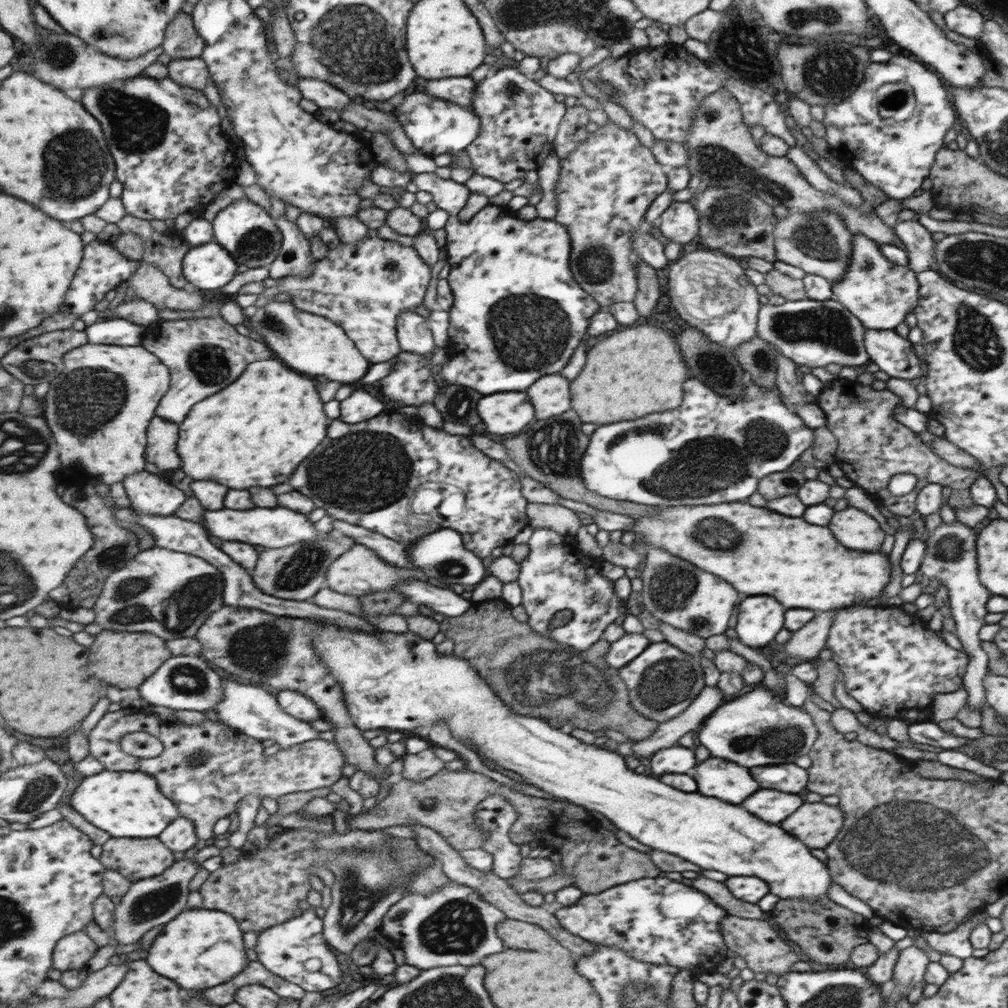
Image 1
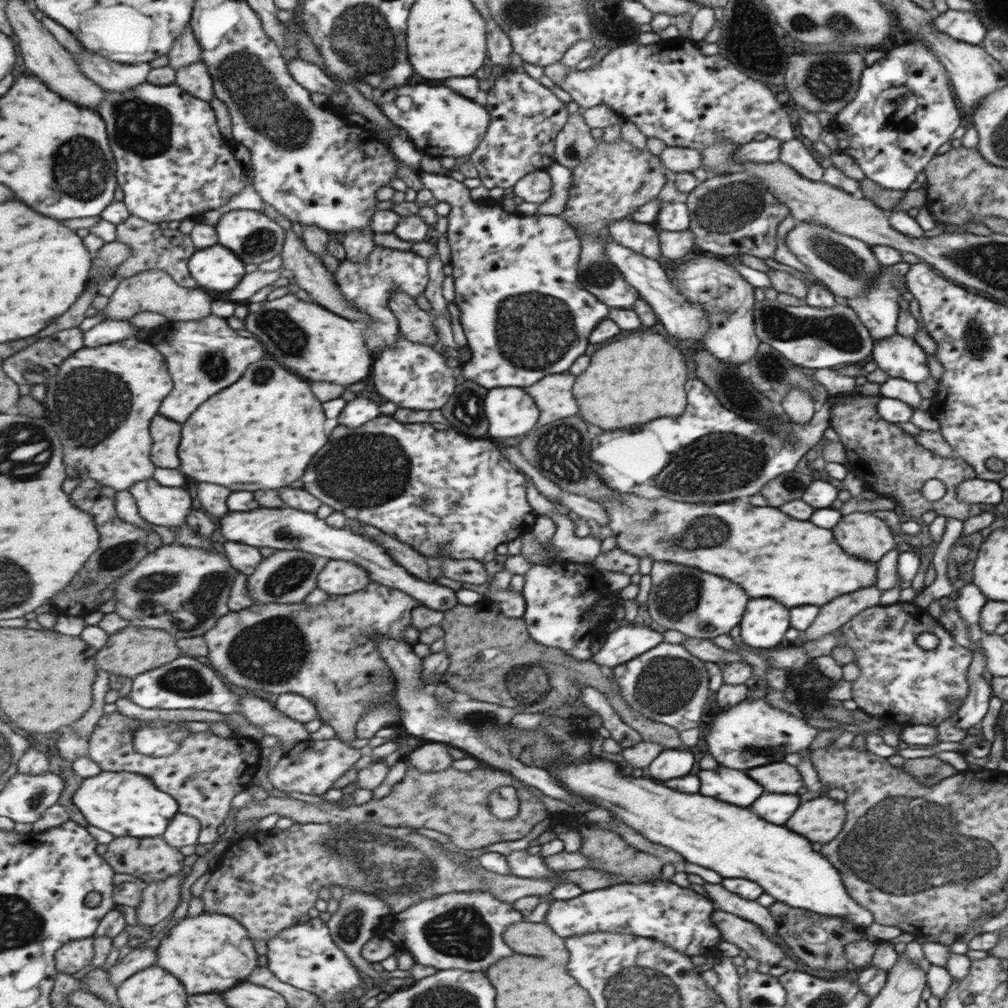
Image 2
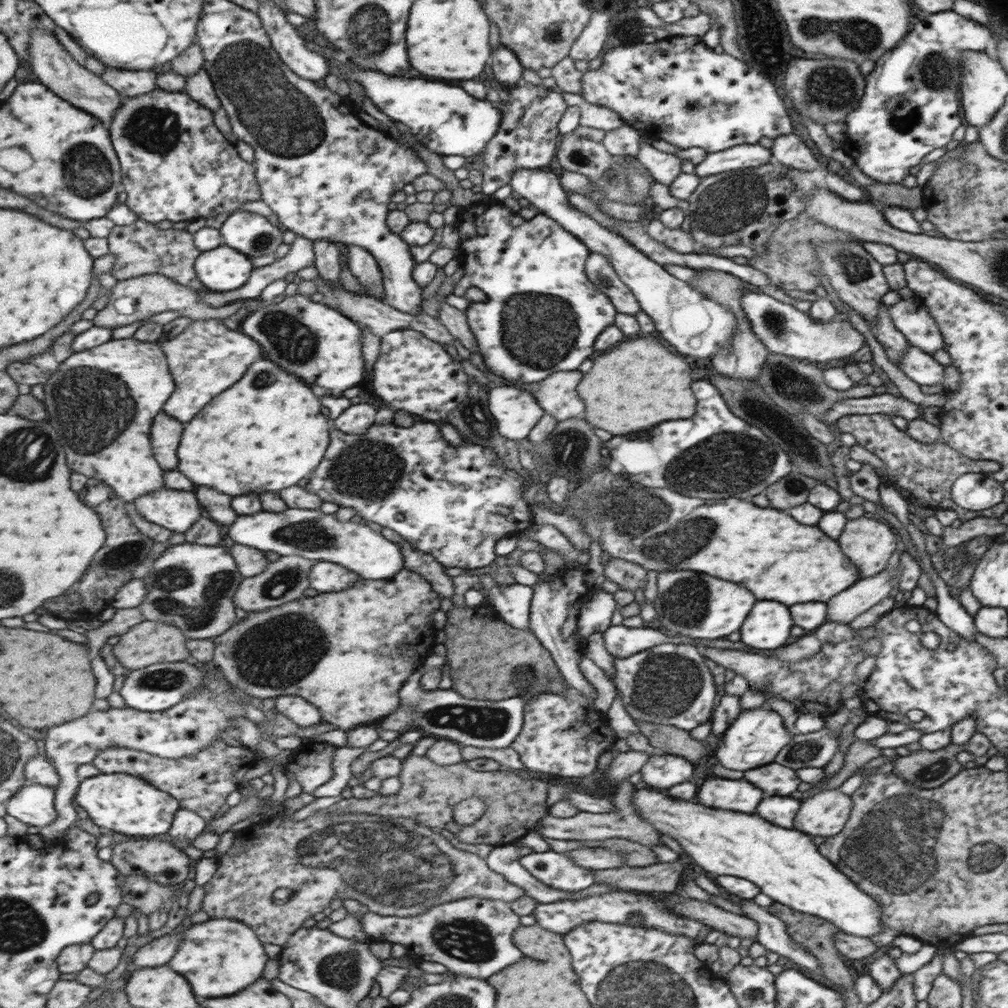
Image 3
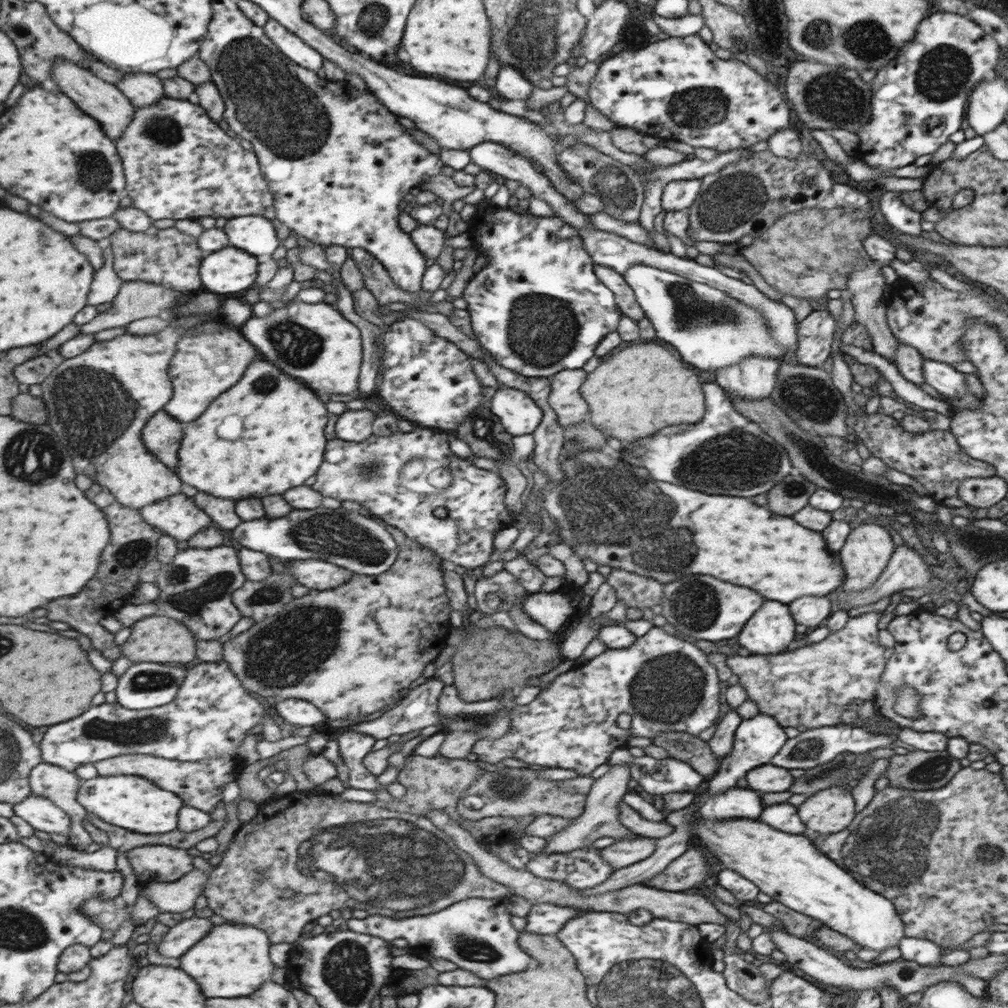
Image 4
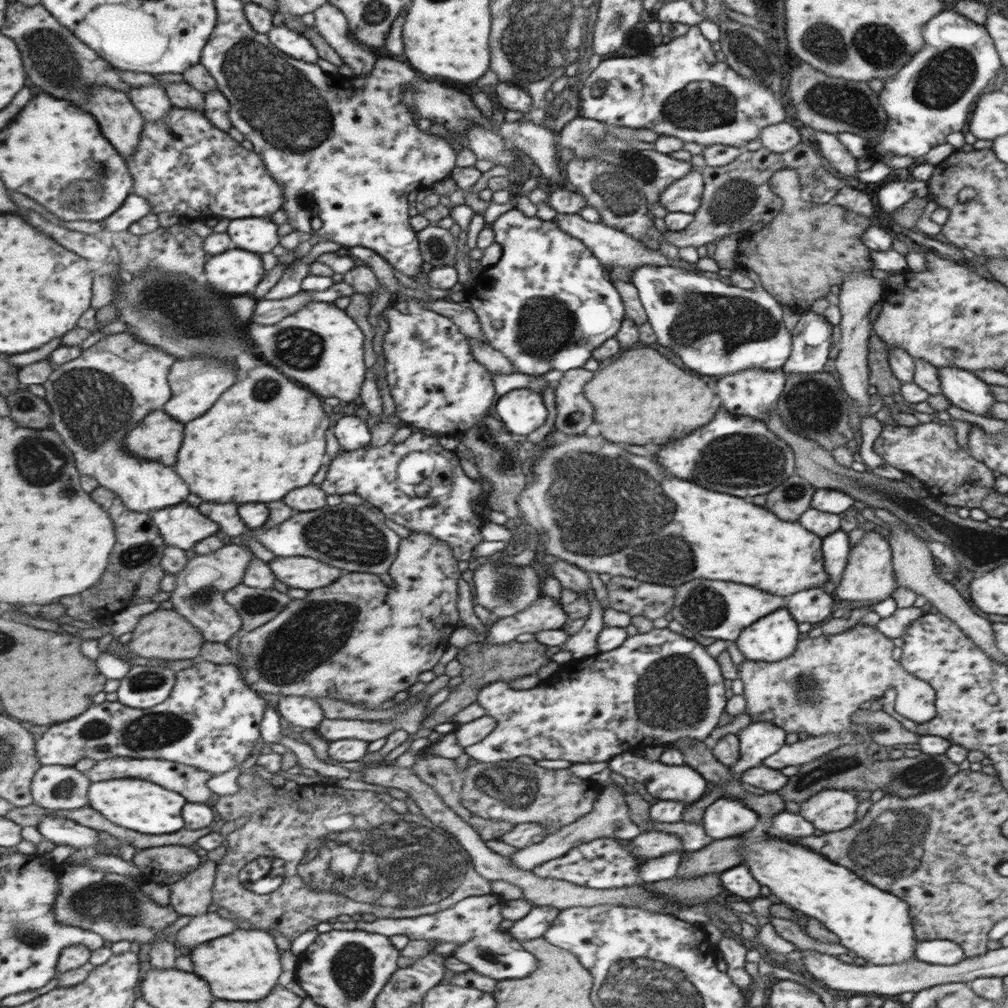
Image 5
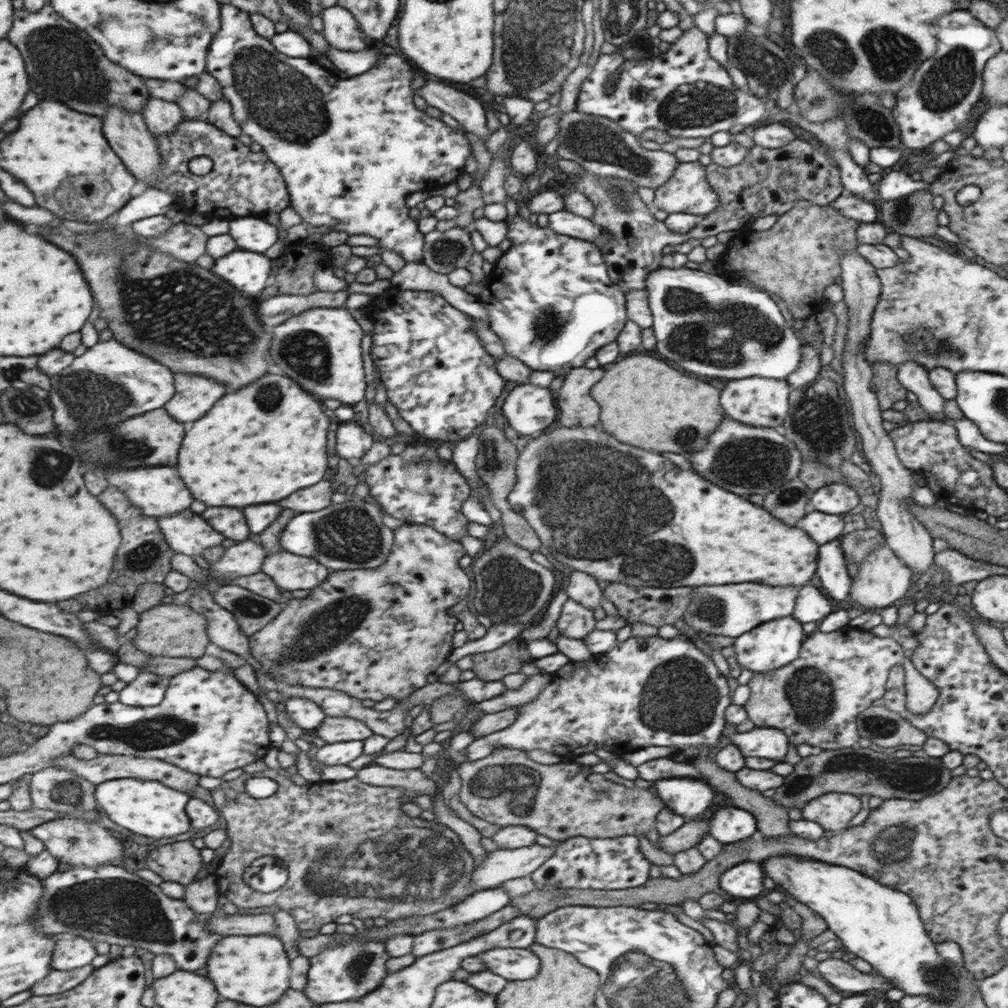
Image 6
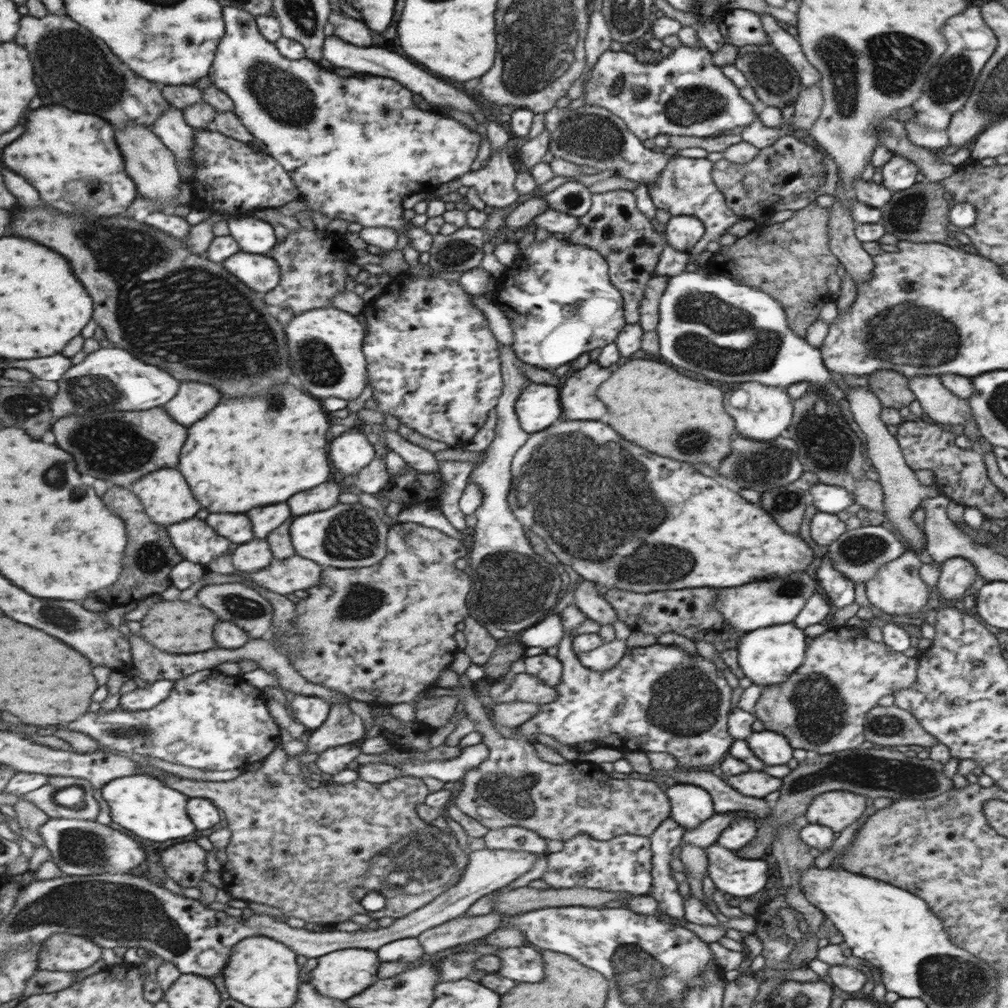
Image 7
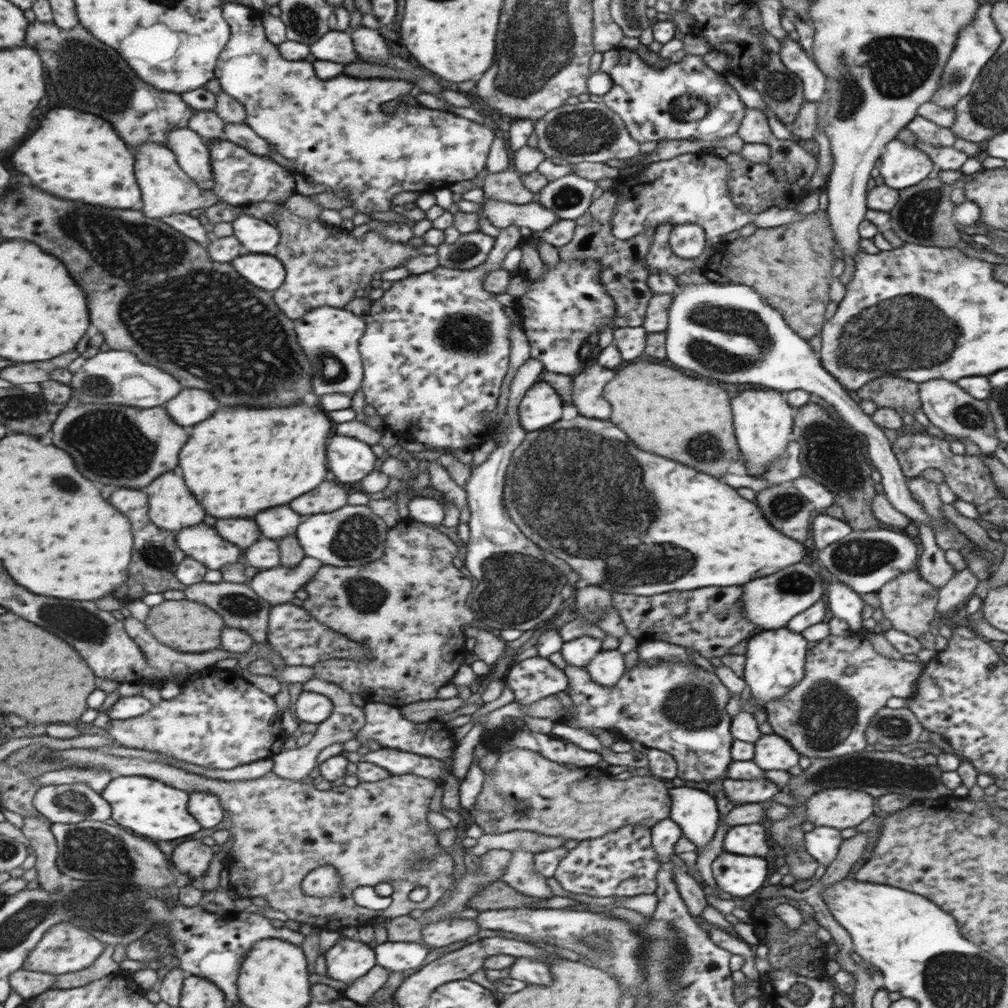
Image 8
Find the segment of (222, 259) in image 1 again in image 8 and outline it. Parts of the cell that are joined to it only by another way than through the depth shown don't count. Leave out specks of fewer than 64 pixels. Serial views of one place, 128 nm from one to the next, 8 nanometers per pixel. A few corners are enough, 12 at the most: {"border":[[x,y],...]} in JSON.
{"border":[[250,253],[232,262],[252,284],[277,291],[287,266],[278,256]]}

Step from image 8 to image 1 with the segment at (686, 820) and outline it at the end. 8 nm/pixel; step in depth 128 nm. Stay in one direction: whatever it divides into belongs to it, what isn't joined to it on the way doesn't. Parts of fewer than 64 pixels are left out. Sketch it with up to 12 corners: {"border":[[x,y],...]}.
{"border":[[672,746],[651,756],[651,770],[686,774],[696,766],[694,750]]}

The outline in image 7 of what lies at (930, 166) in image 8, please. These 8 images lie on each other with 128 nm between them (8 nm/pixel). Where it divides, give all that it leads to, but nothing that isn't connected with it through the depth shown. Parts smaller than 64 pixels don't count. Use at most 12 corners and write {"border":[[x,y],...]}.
{"border":[[893,154],[882,167],[882,186],[892,193],[916,184],[920,169]]}

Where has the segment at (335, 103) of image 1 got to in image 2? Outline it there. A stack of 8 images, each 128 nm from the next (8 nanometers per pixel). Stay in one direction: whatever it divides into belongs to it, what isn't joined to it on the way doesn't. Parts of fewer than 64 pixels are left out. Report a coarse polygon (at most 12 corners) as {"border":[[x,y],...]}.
{"border":[[301,60],[289,70],[302,86],[332,96],[342,88],[324,68]]}

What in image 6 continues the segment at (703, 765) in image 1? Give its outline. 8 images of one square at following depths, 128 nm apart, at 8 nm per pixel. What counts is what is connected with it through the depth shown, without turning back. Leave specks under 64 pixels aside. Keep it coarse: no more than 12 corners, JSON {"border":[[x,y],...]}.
{"border":[[728,806],[709,819],[709,834],[722,844],[756,832],[751,811]]}

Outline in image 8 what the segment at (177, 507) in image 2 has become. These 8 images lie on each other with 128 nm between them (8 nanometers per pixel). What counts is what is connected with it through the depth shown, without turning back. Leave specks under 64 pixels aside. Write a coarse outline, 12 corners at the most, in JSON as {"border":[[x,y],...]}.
{"border":[[208,524],[177,533],[188,557],[222,570],[244,562],[242,548]]}

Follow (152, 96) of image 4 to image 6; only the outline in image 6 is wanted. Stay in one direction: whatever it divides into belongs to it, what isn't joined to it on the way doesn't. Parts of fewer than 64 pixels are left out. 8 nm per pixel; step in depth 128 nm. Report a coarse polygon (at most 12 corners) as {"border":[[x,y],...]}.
{"border":[[154,96],[143,113],[156,135],[174,134],[187,118],[177,102]]}

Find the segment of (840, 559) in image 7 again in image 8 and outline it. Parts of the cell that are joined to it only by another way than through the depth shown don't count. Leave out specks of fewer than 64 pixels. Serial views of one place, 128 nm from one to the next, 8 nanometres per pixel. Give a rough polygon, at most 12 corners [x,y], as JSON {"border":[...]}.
{"border":[[851,530],[814,558],[858,594],[918,568],[899,530]]}

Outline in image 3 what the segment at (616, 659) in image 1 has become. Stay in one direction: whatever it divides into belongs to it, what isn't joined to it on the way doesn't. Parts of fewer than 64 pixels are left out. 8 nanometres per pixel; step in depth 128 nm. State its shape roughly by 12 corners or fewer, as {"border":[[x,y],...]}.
{"border":[[610,625],[606,651],[628,658],[664,643],[697,645],[689,636],[668,636],[652,627]]}

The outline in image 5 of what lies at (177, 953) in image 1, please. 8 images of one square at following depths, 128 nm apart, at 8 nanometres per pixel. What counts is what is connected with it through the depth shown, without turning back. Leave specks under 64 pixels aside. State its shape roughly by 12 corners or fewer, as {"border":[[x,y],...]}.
{"border":[[262,929],[201,944],[195,973],[224,1000],[262,1002],[284,974]]}

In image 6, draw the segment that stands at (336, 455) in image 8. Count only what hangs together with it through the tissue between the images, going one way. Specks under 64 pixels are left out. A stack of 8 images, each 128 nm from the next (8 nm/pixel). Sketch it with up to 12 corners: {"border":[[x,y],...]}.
{"border":[[345,419],[337,434],[338,456],[359,461],[372,446],[362,425]]}

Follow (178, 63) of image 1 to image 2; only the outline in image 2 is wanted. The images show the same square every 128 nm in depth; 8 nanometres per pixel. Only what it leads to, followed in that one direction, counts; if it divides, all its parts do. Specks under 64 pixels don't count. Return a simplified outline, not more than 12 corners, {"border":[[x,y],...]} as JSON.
{"border":[[202,62],[178,70],[177,84],[196,98],[217,97],[215,78]]}

